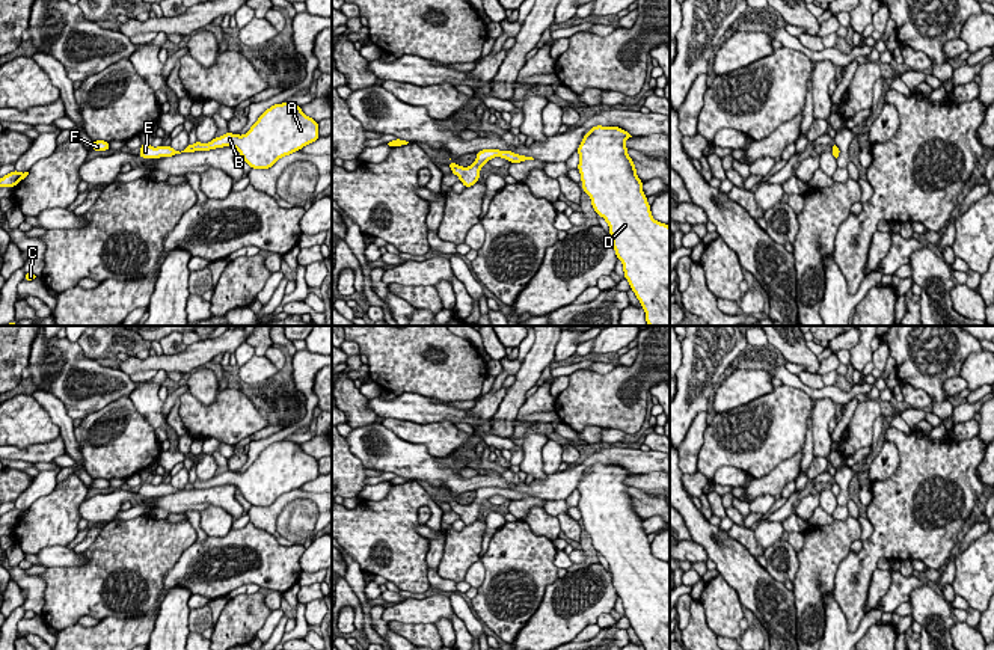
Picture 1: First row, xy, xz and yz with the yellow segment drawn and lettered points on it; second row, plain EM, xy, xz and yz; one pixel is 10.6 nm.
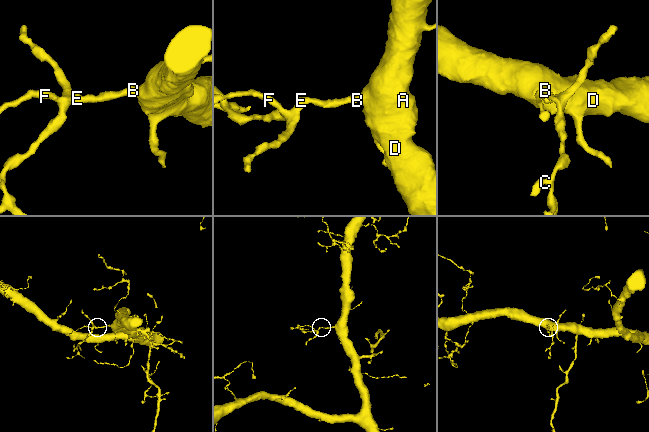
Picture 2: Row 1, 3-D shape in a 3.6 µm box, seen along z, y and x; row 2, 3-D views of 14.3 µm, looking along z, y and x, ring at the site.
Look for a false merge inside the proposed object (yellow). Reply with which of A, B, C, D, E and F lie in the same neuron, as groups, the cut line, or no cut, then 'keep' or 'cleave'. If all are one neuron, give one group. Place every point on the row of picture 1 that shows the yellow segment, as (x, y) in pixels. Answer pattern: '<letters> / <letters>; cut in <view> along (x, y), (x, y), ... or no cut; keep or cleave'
A B C D E F; no cut; keep

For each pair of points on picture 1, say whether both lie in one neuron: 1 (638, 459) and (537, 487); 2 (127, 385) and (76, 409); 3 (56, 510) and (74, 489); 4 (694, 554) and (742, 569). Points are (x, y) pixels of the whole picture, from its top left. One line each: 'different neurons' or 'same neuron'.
1: same neuron
2: same neuron
3: same neuron
4: different neurons

